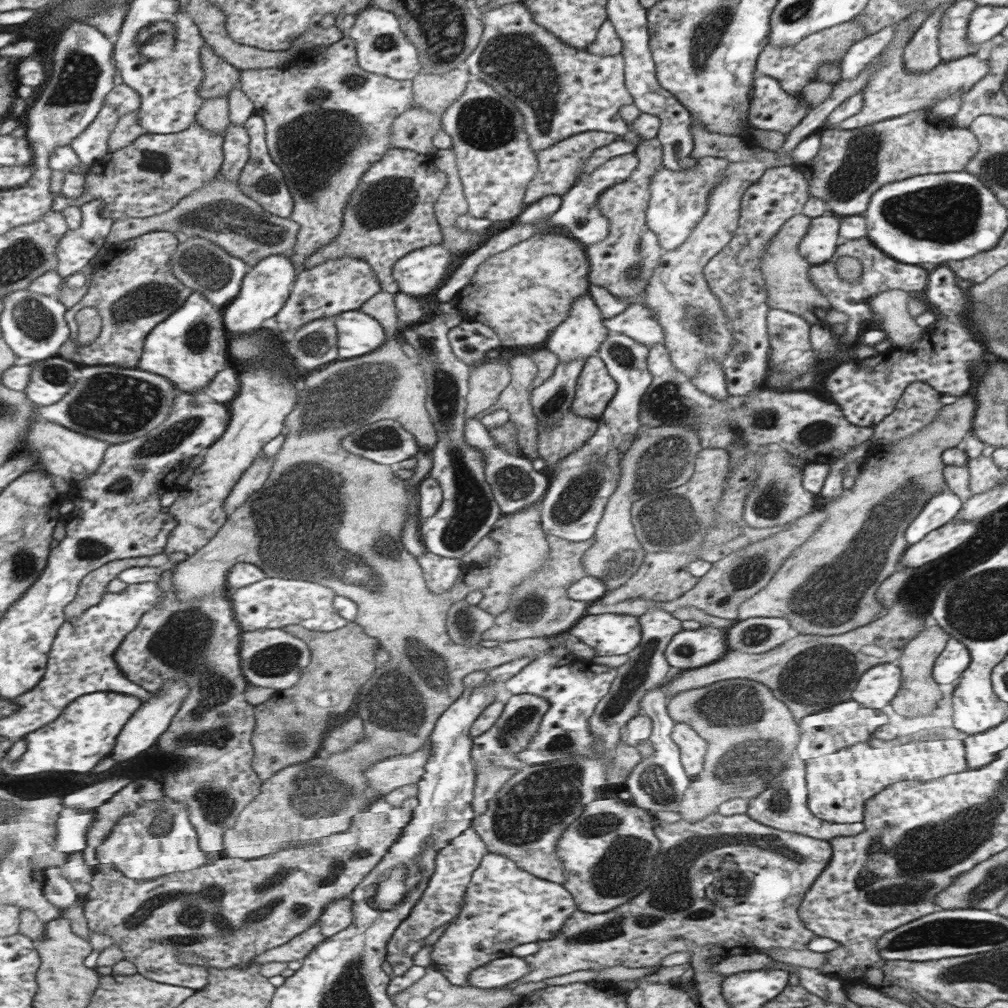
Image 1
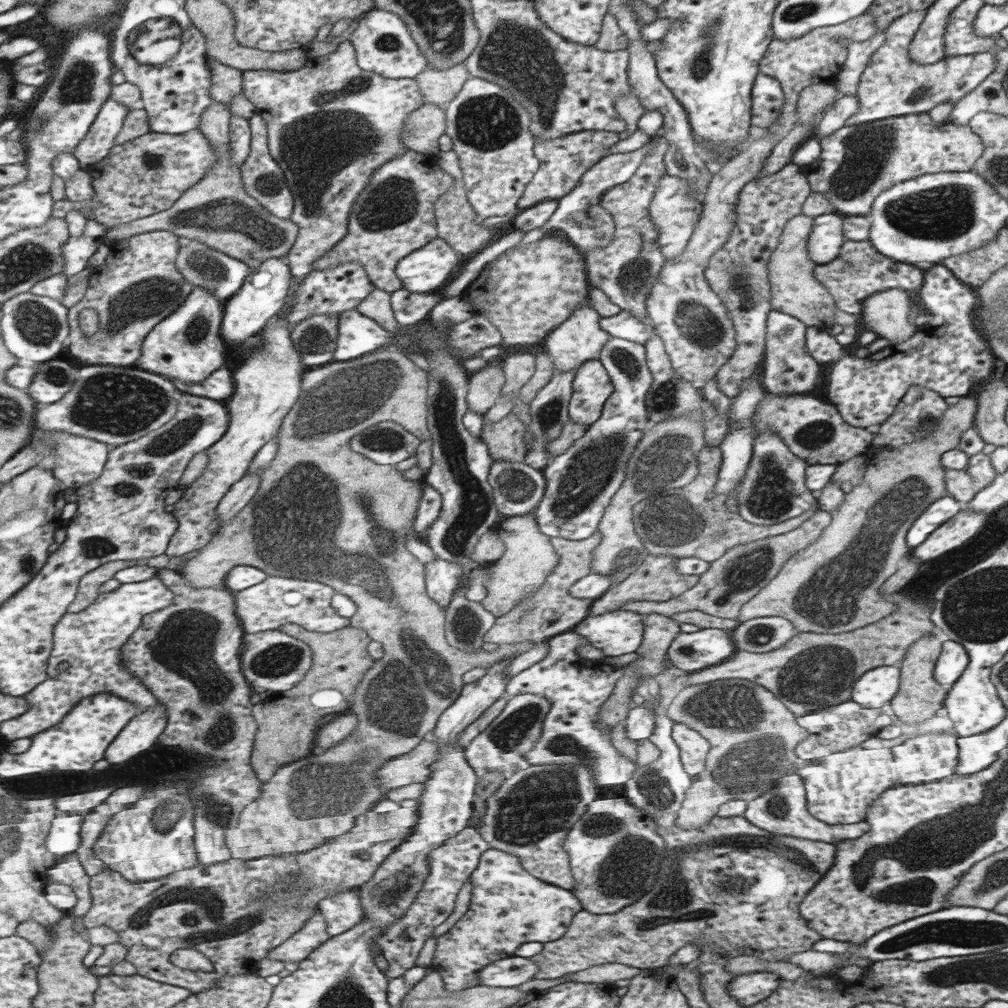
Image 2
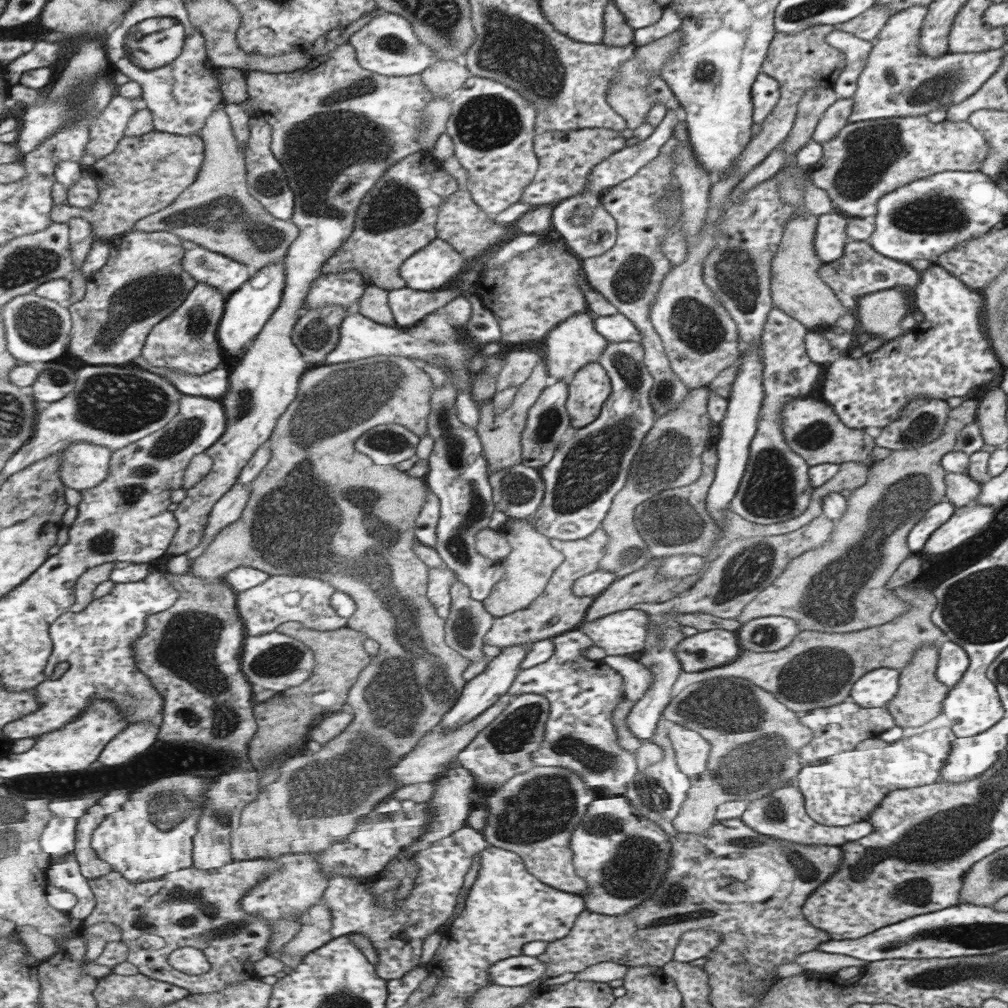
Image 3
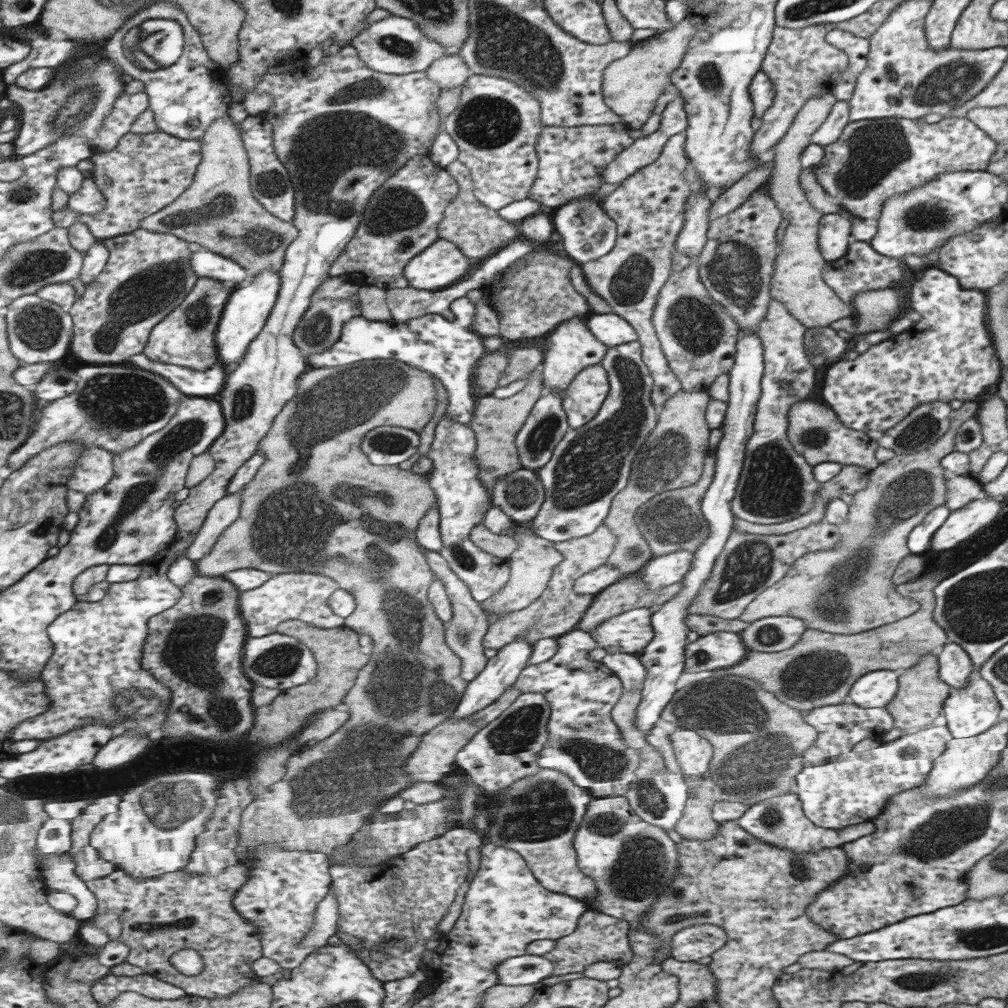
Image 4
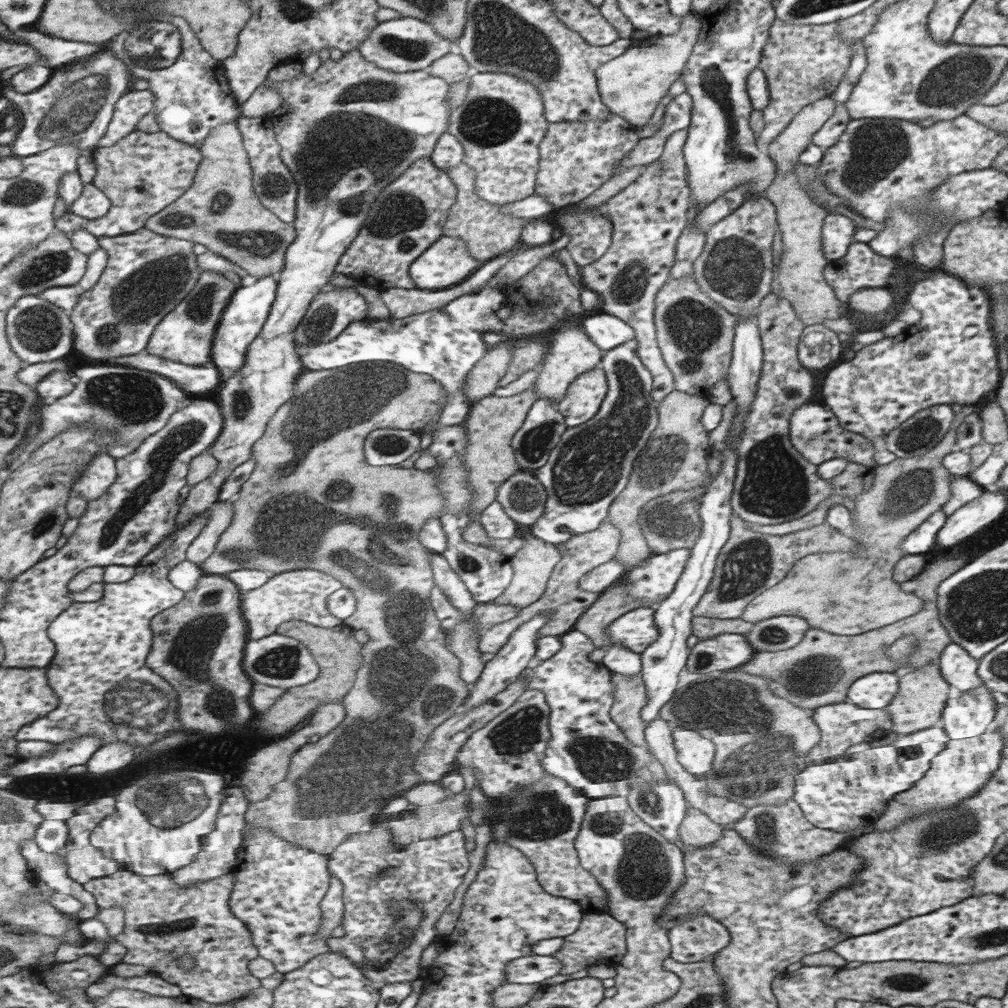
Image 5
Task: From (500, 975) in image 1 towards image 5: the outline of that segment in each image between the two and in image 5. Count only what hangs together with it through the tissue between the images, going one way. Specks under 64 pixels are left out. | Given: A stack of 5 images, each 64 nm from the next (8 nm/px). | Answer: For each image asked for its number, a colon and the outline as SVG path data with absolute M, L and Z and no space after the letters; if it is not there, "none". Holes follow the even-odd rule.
2: M509 956L503 960L495 960L495 964L487 964L479 972L481 986L495 986L495 988L517 988L523 982L529 982L539 974L539 966L531 962L531 958Z
3: M511 956L507 960L499 960L489 968L493 984L507 988L529 986L531 982L539 982L545 978L545 972L547 964L531 956Z
4: M515 956L499 964L499 984L503 986L537 986L547 976L553 976L555 964L545 956Z
5: M523 956L507 964L507 984L539 984L545 978L561 974L563 962L553 956Z

